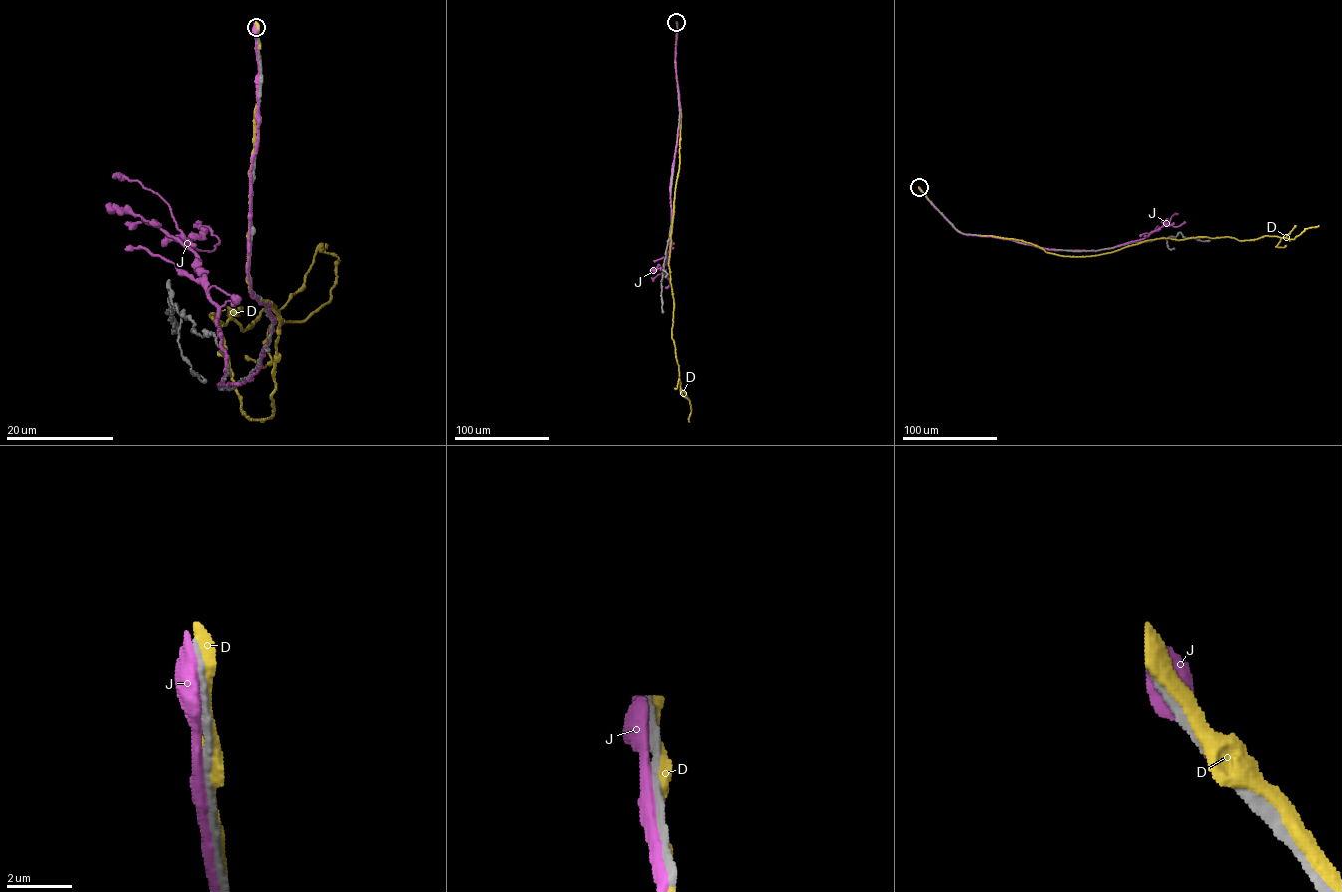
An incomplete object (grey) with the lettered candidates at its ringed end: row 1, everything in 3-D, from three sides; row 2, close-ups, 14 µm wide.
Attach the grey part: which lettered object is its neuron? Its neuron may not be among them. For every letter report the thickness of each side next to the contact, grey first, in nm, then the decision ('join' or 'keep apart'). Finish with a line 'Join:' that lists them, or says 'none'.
D: 320/320 nm | keep apart
J: 320/600 nm | keep apart
Join: none

